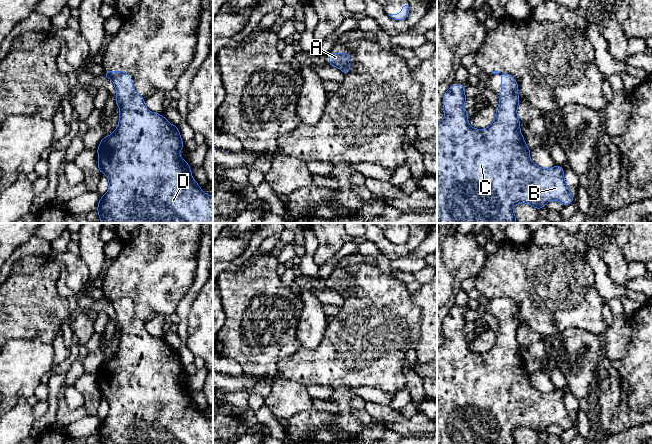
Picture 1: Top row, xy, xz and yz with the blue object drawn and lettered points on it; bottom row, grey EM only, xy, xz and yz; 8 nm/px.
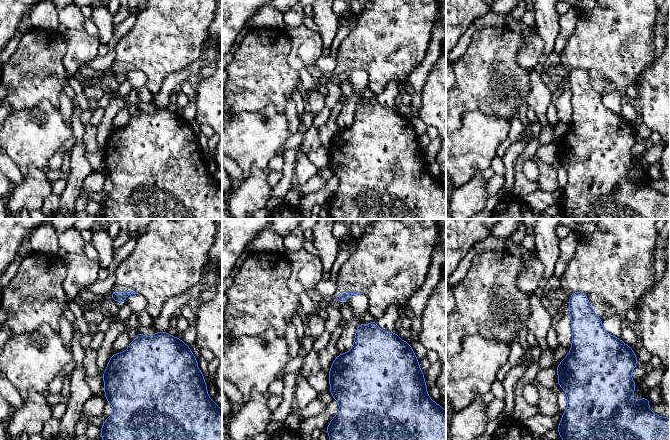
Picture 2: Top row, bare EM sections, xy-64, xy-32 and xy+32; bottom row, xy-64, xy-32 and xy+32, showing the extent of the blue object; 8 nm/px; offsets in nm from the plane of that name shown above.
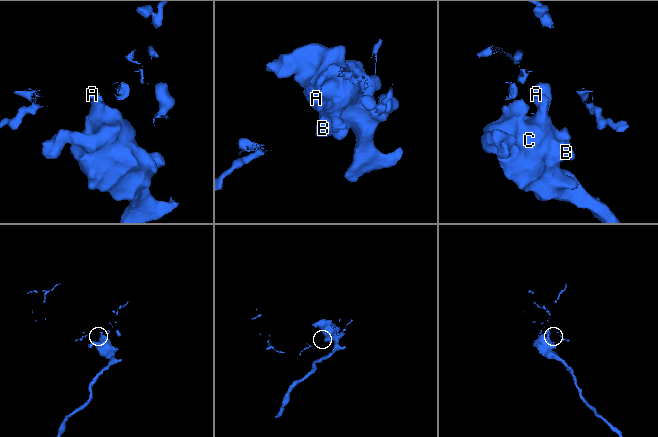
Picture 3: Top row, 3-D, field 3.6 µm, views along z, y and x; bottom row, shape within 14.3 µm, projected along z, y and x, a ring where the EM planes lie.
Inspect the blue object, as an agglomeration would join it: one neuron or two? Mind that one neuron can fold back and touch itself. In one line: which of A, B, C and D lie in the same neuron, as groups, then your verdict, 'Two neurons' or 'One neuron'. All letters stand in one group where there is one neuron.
Groups: A / B C D. Two neurons

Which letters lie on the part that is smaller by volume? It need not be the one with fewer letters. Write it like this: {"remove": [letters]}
{"remove": ["A"]}

